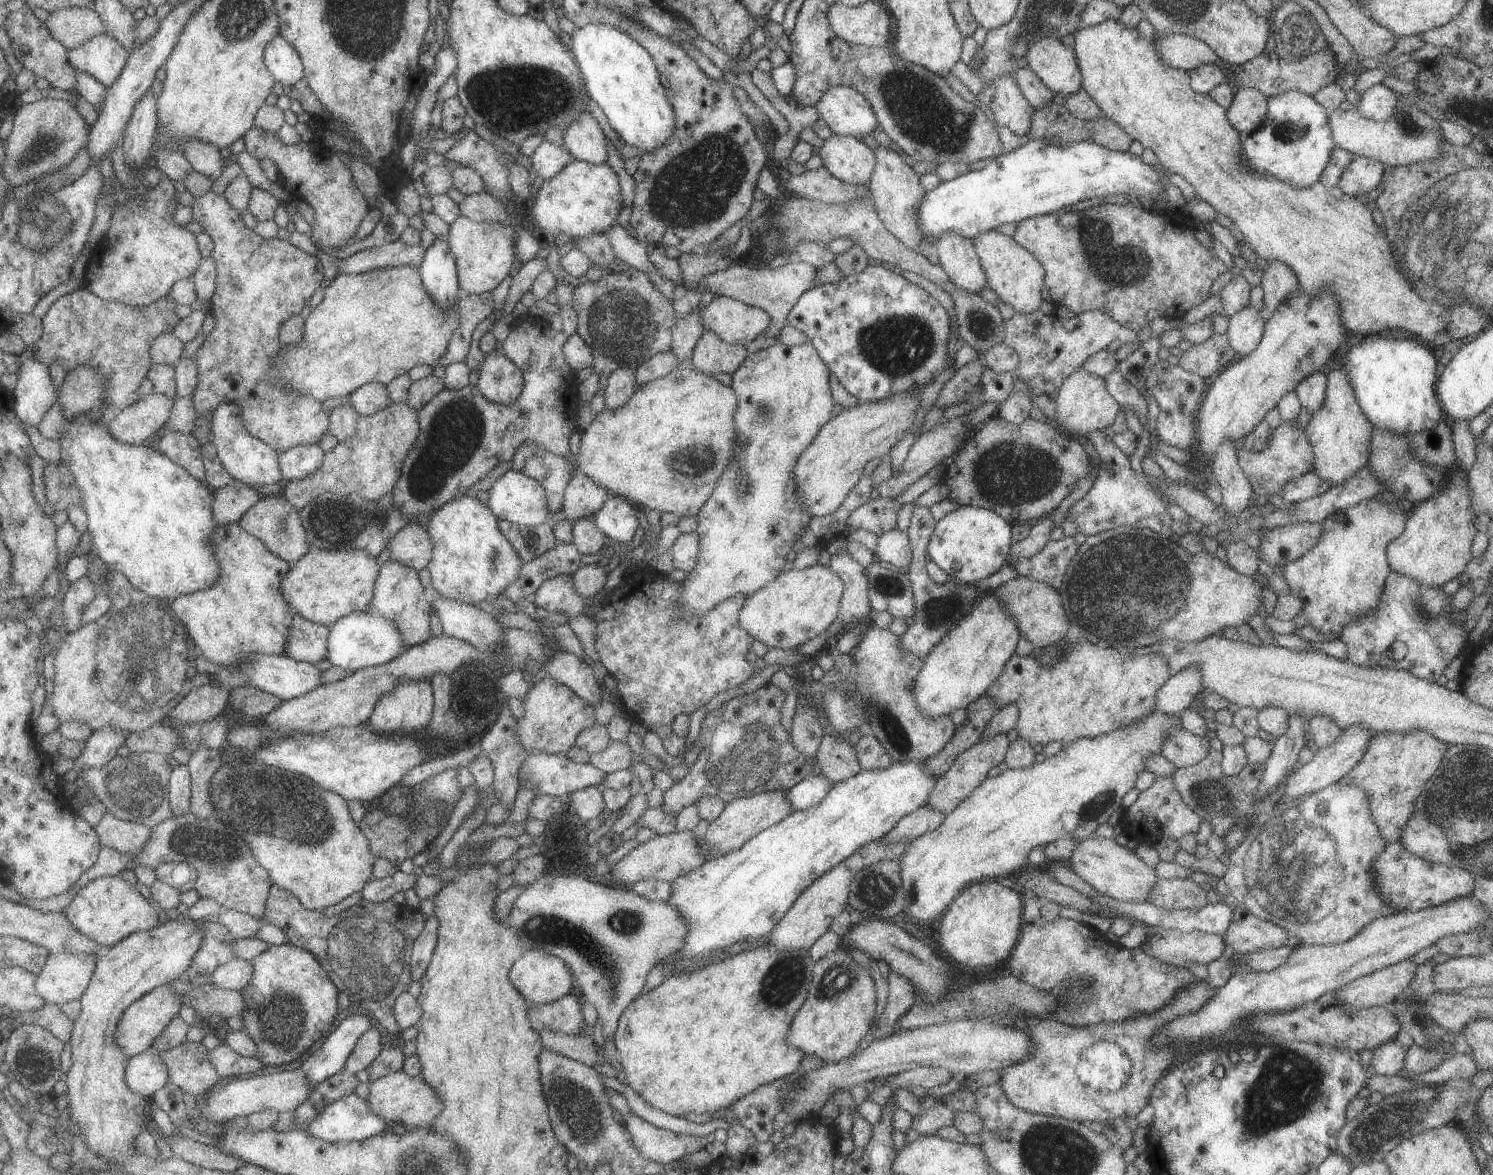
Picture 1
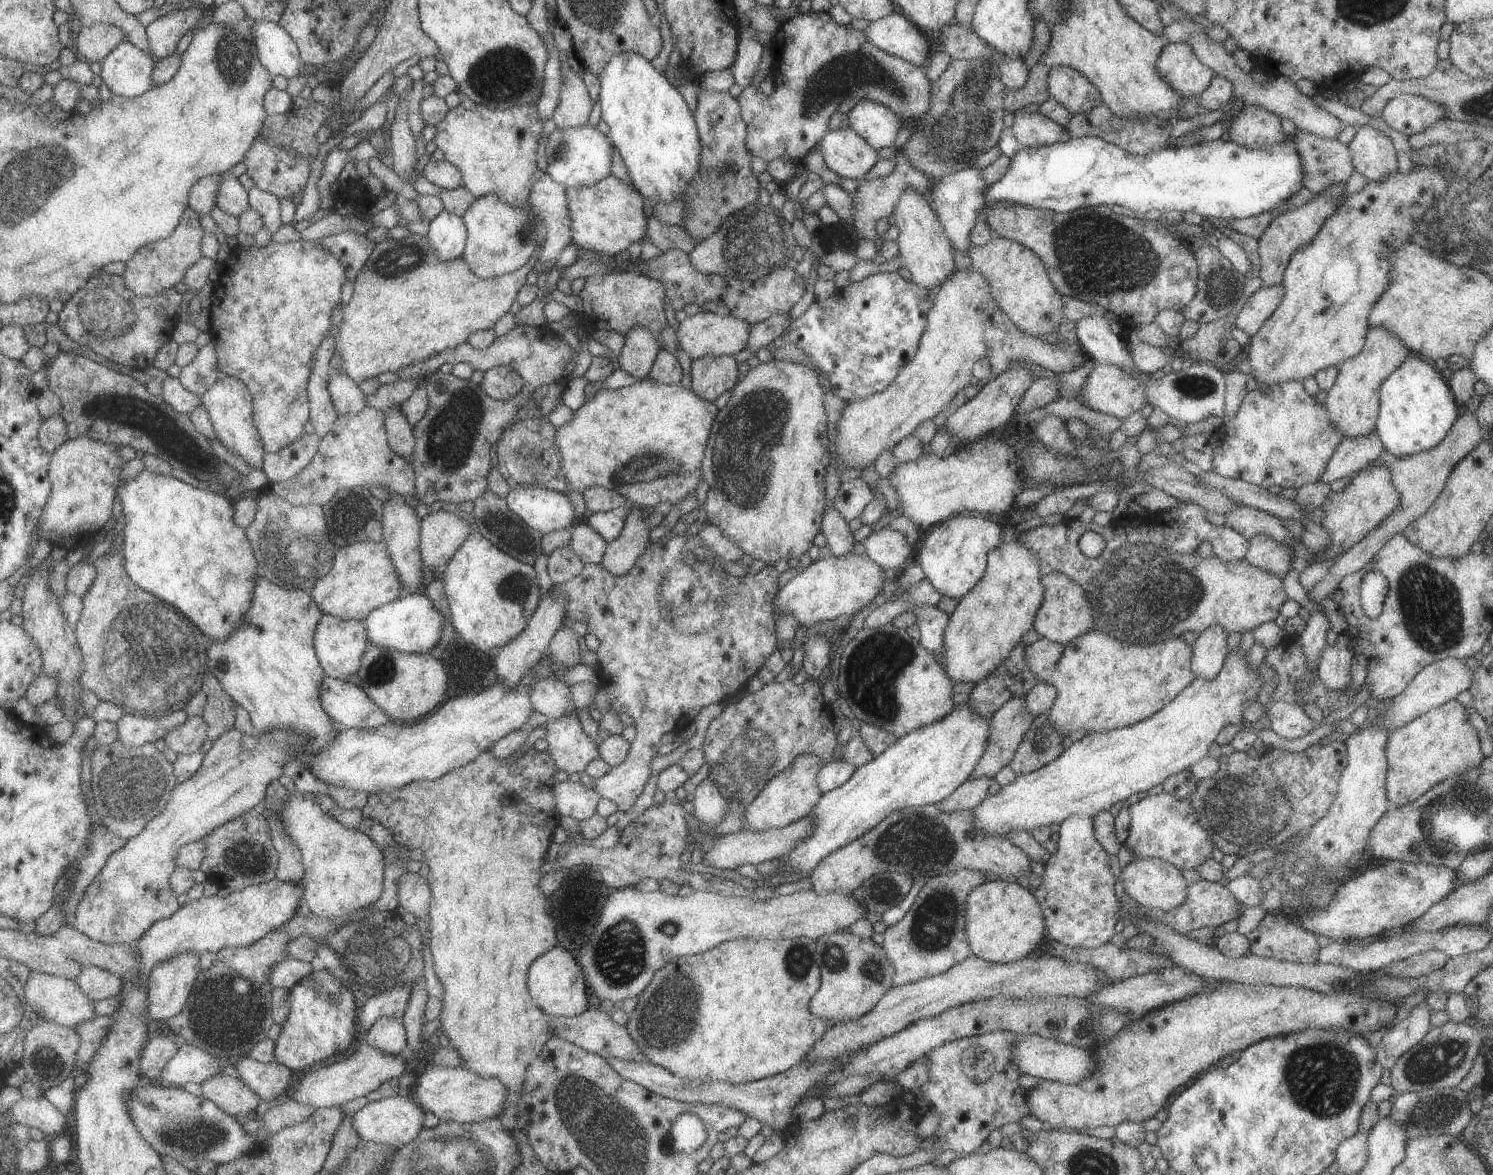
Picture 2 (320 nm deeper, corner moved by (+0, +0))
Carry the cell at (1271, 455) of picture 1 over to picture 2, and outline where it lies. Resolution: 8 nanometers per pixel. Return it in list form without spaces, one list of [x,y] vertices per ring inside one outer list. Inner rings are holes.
[[[1290,379],[1284,382],[1272,383],[1268,387],[1252,385],[1251,389],[1246,393],[1246,396],[1244,396],[1240,408],[1229,419],[1225,419],[1221,428],[1216,431],[1216,434],[1214,434],[1212,438],[1209,438],[1212,448],[1214,449],[1212,472],[1223,477],[1228,477],[1229,479],[1242,479],[1250,484],[1264,488],[1270,488],[1270,486],[1282,486],[1282,488],[1295,488],[1298,490],[1305,484],[1320,481],[1322,475],[1326,472],[1328,461],[1336,452],[1336,449],[1343,441],[1344,436],[1343,432],[1331,421],[1327,408],[1324,405],[1321,405],[1315,398],[1316,396],[1311,396],[1304,389],[1303,380]]]

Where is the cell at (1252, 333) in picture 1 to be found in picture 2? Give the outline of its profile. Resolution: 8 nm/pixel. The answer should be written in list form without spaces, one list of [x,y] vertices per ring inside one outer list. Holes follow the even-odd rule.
[[[1282,283],[1269,287],[1264,286],[1253,292],[1237,316],[1237,328],[1249,335],[1255,335],[1280,306],[1284,293],[1285,288]]]

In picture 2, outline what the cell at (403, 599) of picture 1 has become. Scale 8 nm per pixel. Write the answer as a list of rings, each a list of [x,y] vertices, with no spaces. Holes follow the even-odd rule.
[[[387,491],[390,498],[383,502],[383,538],[382,542],[386,543],[388,554],[393,560],[394,566],[403,582],[405,593],[422,591],[420,586],[422,581],[422,564],[421,559],[421,521],[416,515],[416,508],[406,502],[405,497],[397,492]]]

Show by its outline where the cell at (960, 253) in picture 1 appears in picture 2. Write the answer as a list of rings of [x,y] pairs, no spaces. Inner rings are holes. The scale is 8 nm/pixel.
[[[976,167],[943,176],[939,181],[932,183],[930,205],[938,215],[954,250],[967,254],[968,247],[972,244],[969,239],[970,230],[981,218],[980,211],[985,207],[985,192],[988,187],[983,170]]]

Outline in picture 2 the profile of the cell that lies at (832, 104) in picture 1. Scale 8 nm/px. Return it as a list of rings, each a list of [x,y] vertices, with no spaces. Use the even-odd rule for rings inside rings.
[[[862,99],[847,115],[850,127],[874,150],[895,147],[896,136],[903,122],[891,108],[879,102]]]

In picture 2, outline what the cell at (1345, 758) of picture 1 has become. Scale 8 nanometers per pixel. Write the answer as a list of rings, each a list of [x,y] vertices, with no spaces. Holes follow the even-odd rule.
[[[1448,657],[1425,666],[1399,695],[1392,698],[1393,707],[1387,712],[1384,726],[1393,732],[1394,729],[1408,724],[1417,716],[1438,708],[1449,700],[1456,699],[1460,692],[1469,690],[1472,686],[1473,674],[1474,671],[1466,665],[1464,659]]]

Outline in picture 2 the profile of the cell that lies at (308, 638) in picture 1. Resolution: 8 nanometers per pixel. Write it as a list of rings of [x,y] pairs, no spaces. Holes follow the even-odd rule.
[[[324,614],[317,627],[314,643],[326,676],[347,681],[352,674],[358,674],[363,654],[370,642],[363,621]]]

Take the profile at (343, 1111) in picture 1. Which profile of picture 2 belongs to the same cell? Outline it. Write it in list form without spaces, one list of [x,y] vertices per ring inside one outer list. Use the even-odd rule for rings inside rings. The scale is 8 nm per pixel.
[[[412,1096],[388,1097],[379,1101],[369,1102],[358,1110],[354,1116],[354,1126],[365,1141],[389,1144],[397,1149],[410,1144],[420,1131],[424,1129],[425,1110]]]

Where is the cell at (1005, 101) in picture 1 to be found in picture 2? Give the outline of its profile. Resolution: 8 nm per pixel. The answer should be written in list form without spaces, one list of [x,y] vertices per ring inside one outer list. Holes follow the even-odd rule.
[[[1040,112],[1015,116],[1012,130],[1022,148],[1065,143],[1072,139],[1067,128]]]

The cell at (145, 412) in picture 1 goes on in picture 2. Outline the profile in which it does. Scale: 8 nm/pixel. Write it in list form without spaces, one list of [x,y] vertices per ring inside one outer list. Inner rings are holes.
[[[82,437],[68,441],[53,453],[51,464],[52,498],[41,521],[40,538],[46,538],[53,545],[63,547],[68,551],[86,548],[90,543],[94,544],[98,540],[97,536],[115,516],[115,502],[119,497],[122,468],[126,464],[126,460],[118,454],[118,448],[112,443]]]

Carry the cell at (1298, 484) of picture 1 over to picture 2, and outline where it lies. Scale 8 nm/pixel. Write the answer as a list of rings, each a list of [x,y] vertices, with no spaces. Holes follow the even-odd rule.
[[[1376,430],[1359,437],[1346,437],[1338,445],[1328,461],[1326,472],[1321,480],[1328,484],[1354,475],[1372,464],[1376,464],[1381,453],[1386,450]]]

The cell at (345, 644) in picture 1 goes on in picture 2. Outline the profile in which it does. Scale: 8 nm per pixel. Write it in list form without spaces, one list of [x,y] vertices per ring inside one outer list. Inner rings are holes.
[[[424,590],[404,593],[400,598],[383,604],[372,612],[363,621],[369,642],[373,645],[403,653],[428,653],[441,639],[445,627],[444,615],[436,608],[435,602],[424,593]]]

